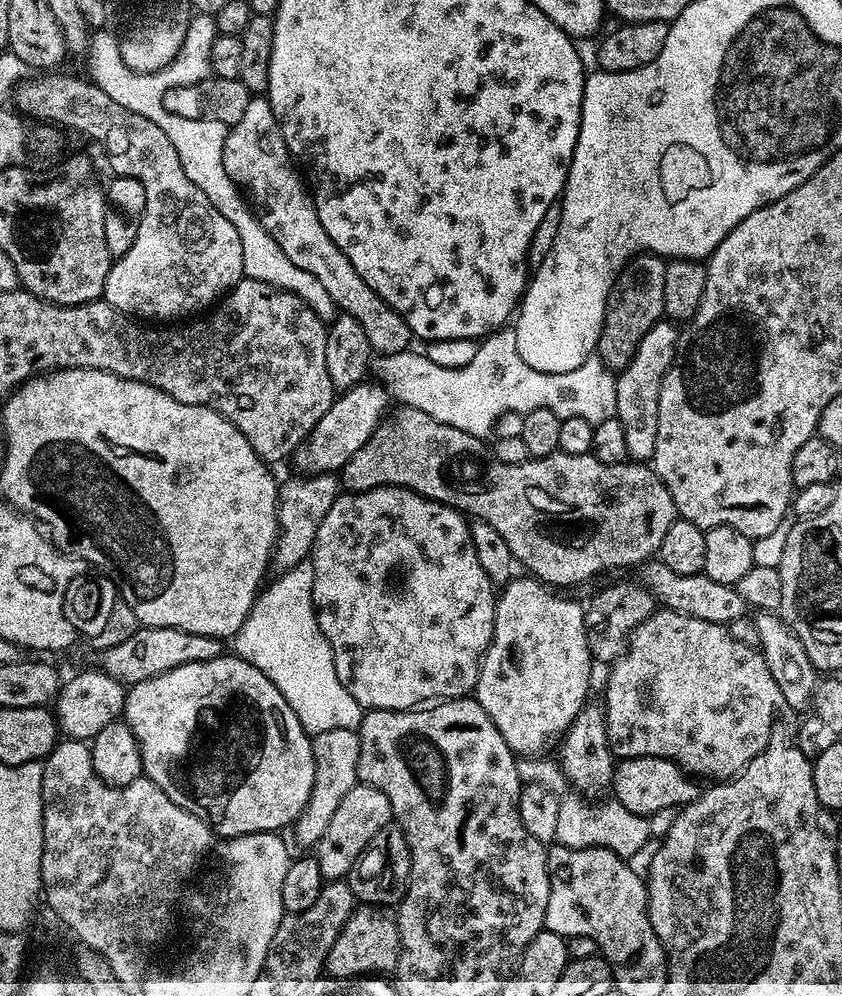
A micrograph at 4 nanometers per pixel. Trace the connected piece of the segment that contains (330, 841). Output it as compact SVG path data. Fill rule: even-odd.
M359 782L355 784L350 794L342 798L334 819L330 826L326 826L326 834L322 834L322 838L314 846L314 855L325 881L344 880L374 838L374 834L378 834L378 830L390 823L393 823L390 798L386 798L386 794L382 794L382 790L374 786Z

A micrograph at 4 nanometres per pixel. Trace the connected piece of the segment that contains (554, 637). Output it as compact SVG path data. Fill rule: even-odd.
M528 574L503 585L496 601L492 640L480 662L480 676L474 689L475 700L482 710L486 710L513 753L521 757L539 757L547 753L544 751L552 743L552 747L557 743L558 737L568 731L574 718L583 710L589 699L588 687L592 684L594 661L586 642L585 605L555 596L548 588L551 587Z

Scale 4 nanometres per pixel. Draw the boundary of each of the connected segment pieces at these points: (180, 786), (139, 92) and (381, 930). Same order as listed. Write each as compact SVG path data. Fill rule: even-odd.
M225 654L218 658L210 658L206 662L190 662L186 666L178 666L166 674L158 674L154 678L146 678L142 682L131 685L127 689L124 698L124 711L122 713L123 723L130 726L134 738L138 742L138 750L142 754L143 775L153 780L182 810L190 810L198 818L202 818L211 824L212 831L217 837L231 838L233 836L245 836L246 834L258 834L259 832L280 832L284 827L295 825L296 819L302 814L306 802L310 798L310 790L314 786L314 750L312 749L312 736L304 731L302 722L290 710L286 698L250 662L240 659L235 654Z
M108 28L97 29L91 33L89 37L89 45L86 53L88 59L89 79L102 88L103 91L114 102L119 104L127 104L130 110L134 110L138 114L142 114L146 118L150 118L158 126L162 126L162 130L166 130L166 138L170 138L170 142L174 142L174 150L178 150L178 162L182 162L182 170L186 170L186 178L190 178L190 182L194 182L194 186L198 186L198 190L202 190L202 194L210 198L210 202L218 212L229 219L233 226L238 230L238 237L241 239L242 246L242 262L244 263L244 276L250 280L261 280L275 288L281 288L287 292L292 292L298 298L302 298L310 306L310 310L314 310L314 314L319 320L331 322L338 315L338 309L334 298L330 298L330 294L326 294L326 286L322 286L322 282L318 282L318 278L314 278L314 274L310 274L310 270L302 270L302 266L294 266L294 262L290 262L290 258L286 258L286 254L282 254L282 246L278 246L278 242L274 242L274 238L270 238L270 234L263 228L260 221L257 220L255 211L246 203L245 197L242 195L241 189L230 178L230 174L226 174L226 166L223 162L224 143L228 137L229 127L216 120L191 120L190 118L178 117L164 108L161 97L156 94L155 90L148 88L149 77L147 75L133 72L124 64L121 56L119 37L117 33L112 33Z
M384 906L357 907L330 950L327 975L363 977L365 974L388 974L395 969L400 958L400 928L396 925L396 916L388 912L391 911Z

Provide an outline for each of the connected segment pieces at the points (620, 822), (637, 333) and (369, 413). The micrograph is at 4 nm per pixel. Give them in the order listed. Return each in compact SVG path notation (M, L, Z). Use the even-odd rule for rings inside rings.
M572 794L570 798L564 798L560 803L558 812L558 823L556 825L555 841L567 848L584 849L584 848L604 848L618 854L624 859L628 859L632 854L636 853L639 848L644 845L646 840L651 837L649 830L649 819L645 816L634 814L630 810L626 810L621 803L615 798L608 799L606 806L600 808L592 808L587 799Z
M651 254L633 256L620 272L612 293L608 295L608 309L604 315L604 325L600 331L600 341L596 352L605 366L619 374L632 361L638 350L638 342L646 338L646 330L654 326L664 316L662 306L662 282L666 282L665 261Z
M363 382L355 385L347 392L339 393L333 399L330 410L322 414L318 426L296 447L294 461L295 471L300 474L317 476L322 472L339 473L366 446L366 442L374 434L390 408L390 396L379 383ZM389 404L389 405L388 405Z

